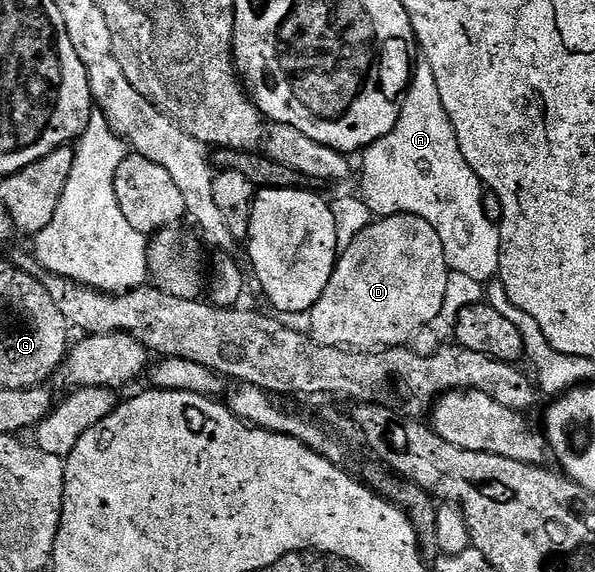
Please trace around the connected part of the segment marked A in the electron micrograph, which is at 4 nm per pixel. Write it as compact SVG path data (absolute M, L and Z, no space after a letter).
M421 66L414 71L411 77L409 91L405 94L405 103L401 105L401 116L397 119L397 125L386 136L375 141L370 148L364 149L361 158L361 191L359 191L359 196L365 201L365 204L370 208L374 217L380 218L382 216L400 216L404 214L406 216L417 216L420 220L425 221L436 232L437 237L440 238L441 244L444 246L445 264L448 265L452 273L465 275L473 279L473 281L482 284L488 283L487 280L492 277L494 279L500 273L501 235L494 235L492 229L489 228L490 222L488 222L488 217L486 216L487 204L485 204L484 198L481 197L481 192L483 193L482 182L478 176L473 175L471 166L463 158L457 136L453 132L448 114L443 110L443 102L439 98L437 83L429 67Z

